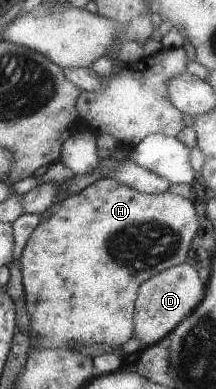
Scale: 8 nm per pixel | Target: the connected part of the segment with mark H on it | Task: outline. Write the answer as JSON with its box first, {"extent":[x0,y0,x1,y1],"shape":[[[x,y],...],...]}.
{"extent":[21,177,199,352],"shape":[[[111,177],[99,179],[93,184],[88,185],[78,194],[71,195],[61,201],[52,211],[49,218],[37,225],[33,234],[27,240],[26,246],[21,256],[21,270],[24,282],[24,291],[26,298],[26,308],[30,315],[30,332],[33,335],[29,337],[31,347],[28,352],[34,349],[35,344],[41,348],[65,348],[71,350],[72,344],[111,344],[113,347],[121,346],[133,336],[133,312],[135,312],[135,301],[138,295],[138,288],[153,276],[184,263],[189,254],[191,241],[195,238],[199,230],[197,222],[197,210],[193,208],[191,199],[181,198],[181,195],[171,193],[168,190],[161,193],[139,192],[135,188],[129,188],[125,184],[117,182]]]}

